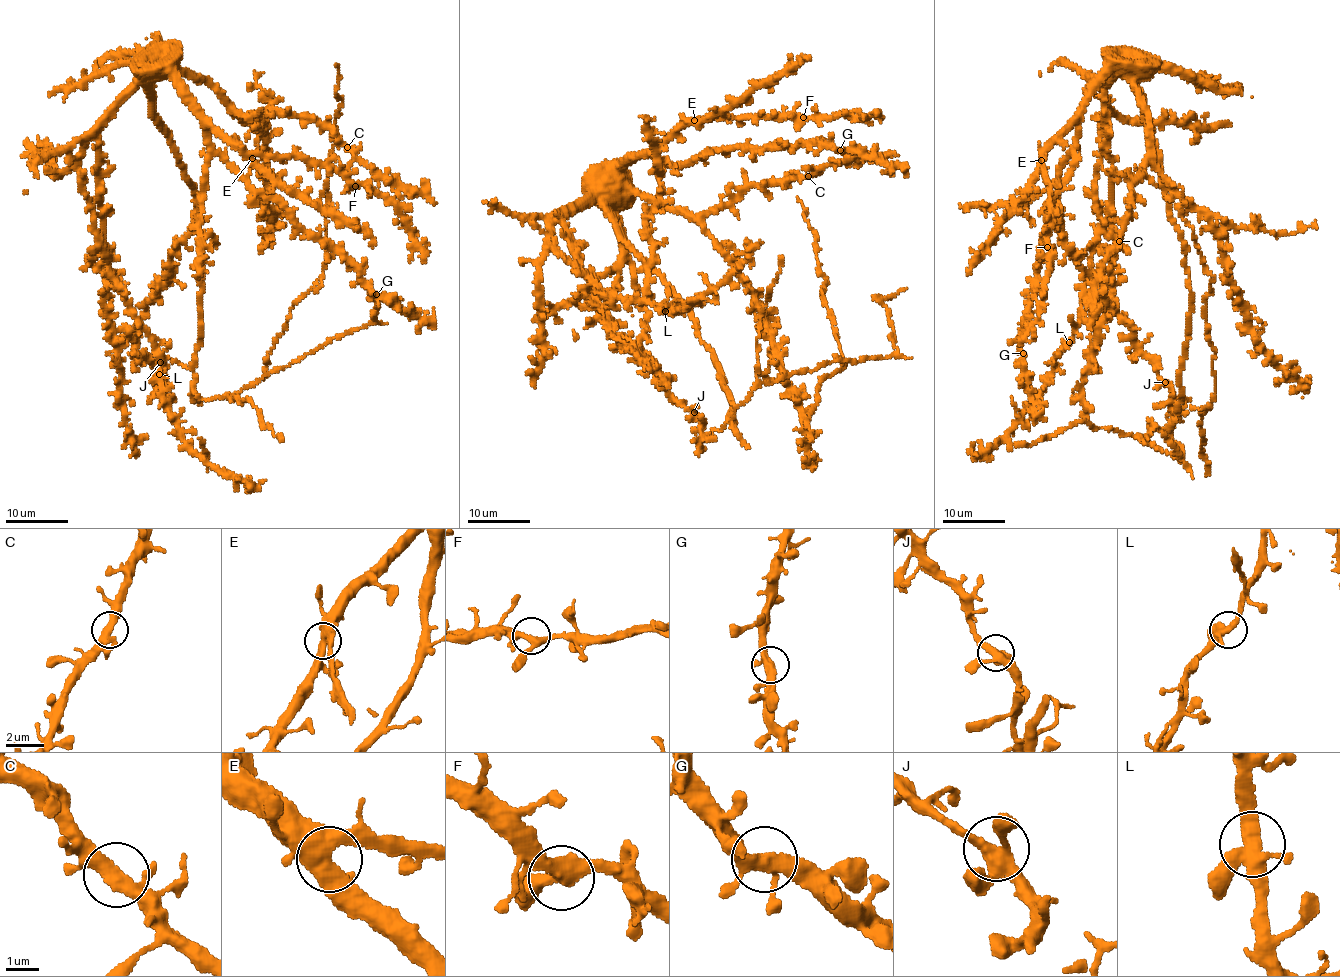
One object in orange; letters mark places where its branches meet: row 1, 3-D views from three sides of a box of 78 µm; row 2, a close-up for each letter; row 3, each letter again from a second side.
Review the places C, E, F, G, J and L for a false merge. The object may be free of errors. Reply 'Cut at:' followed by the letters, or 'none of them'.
Cut at: none of them

